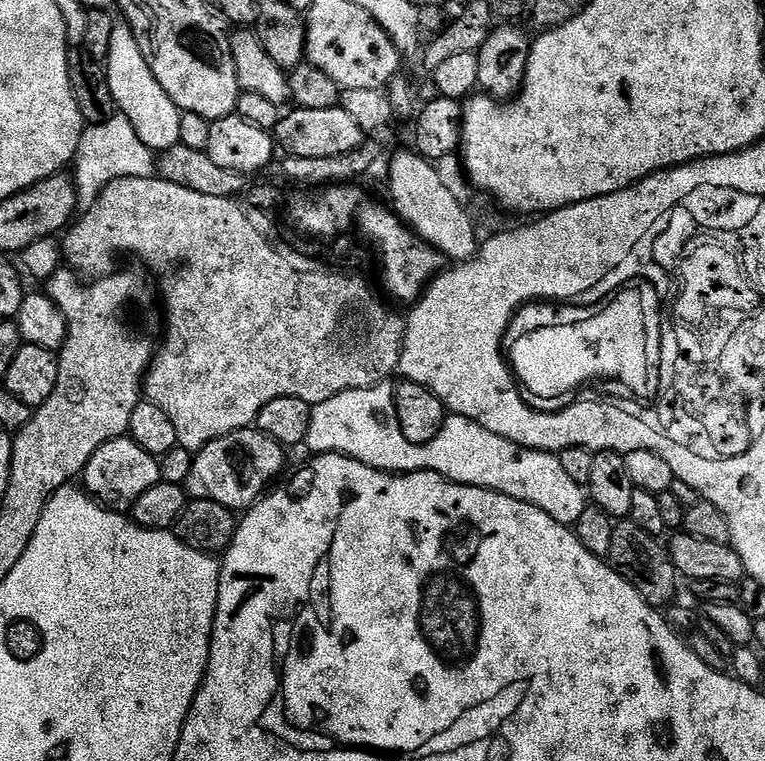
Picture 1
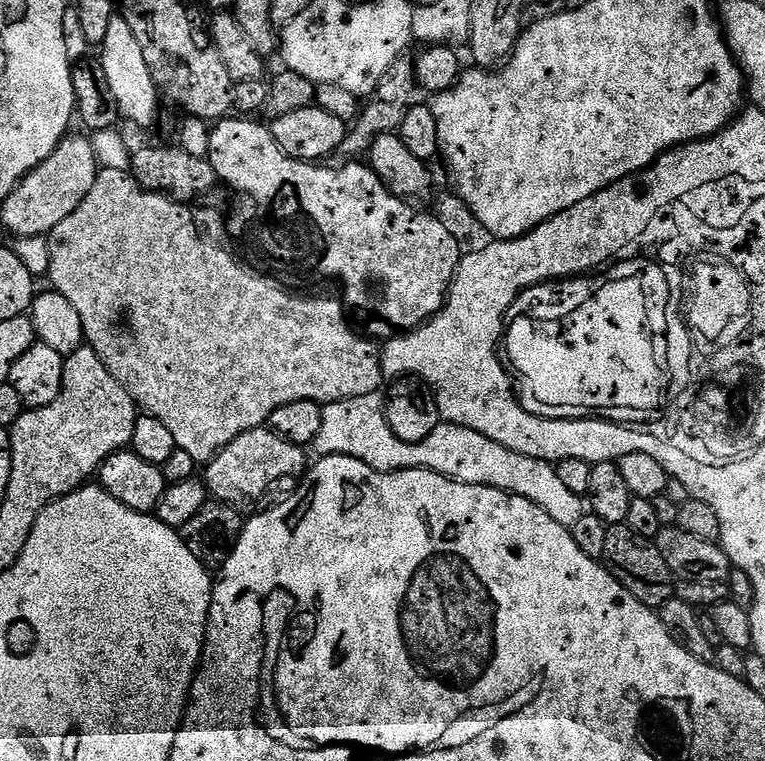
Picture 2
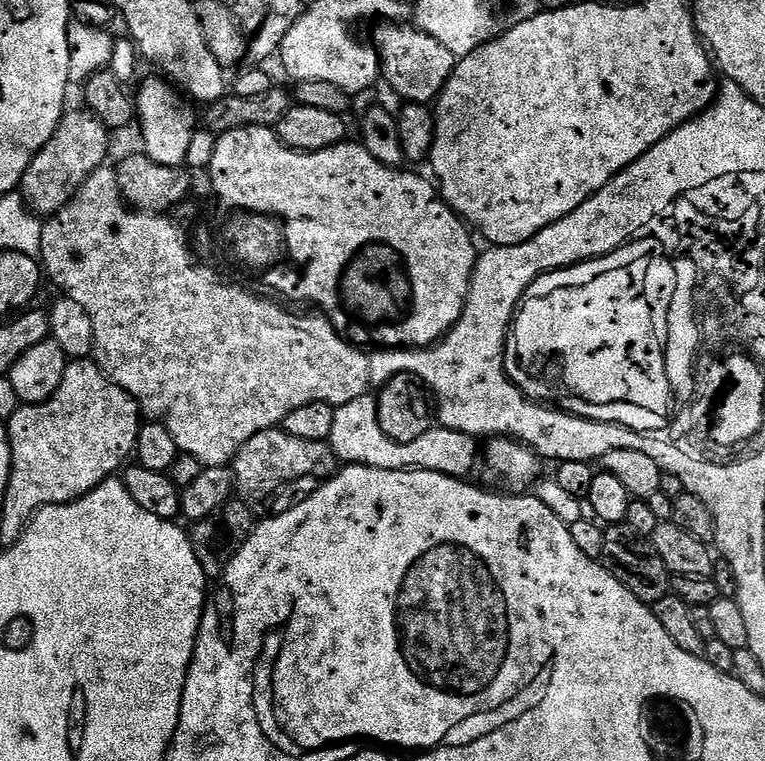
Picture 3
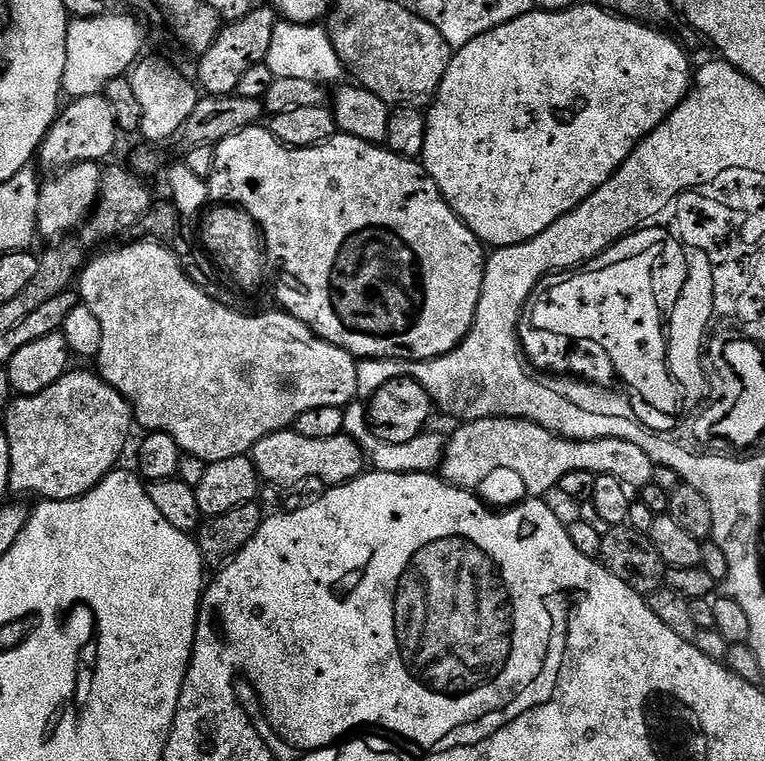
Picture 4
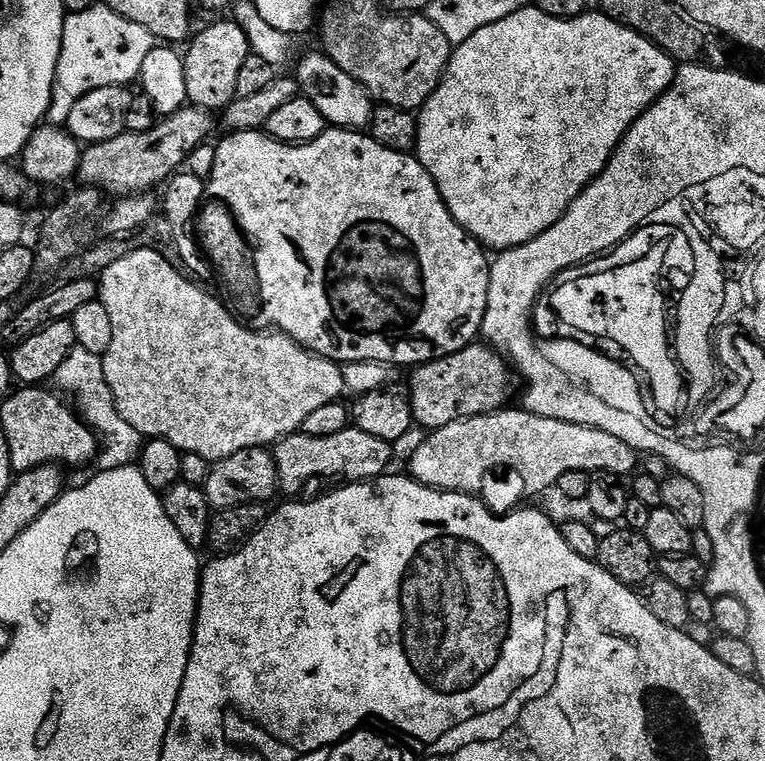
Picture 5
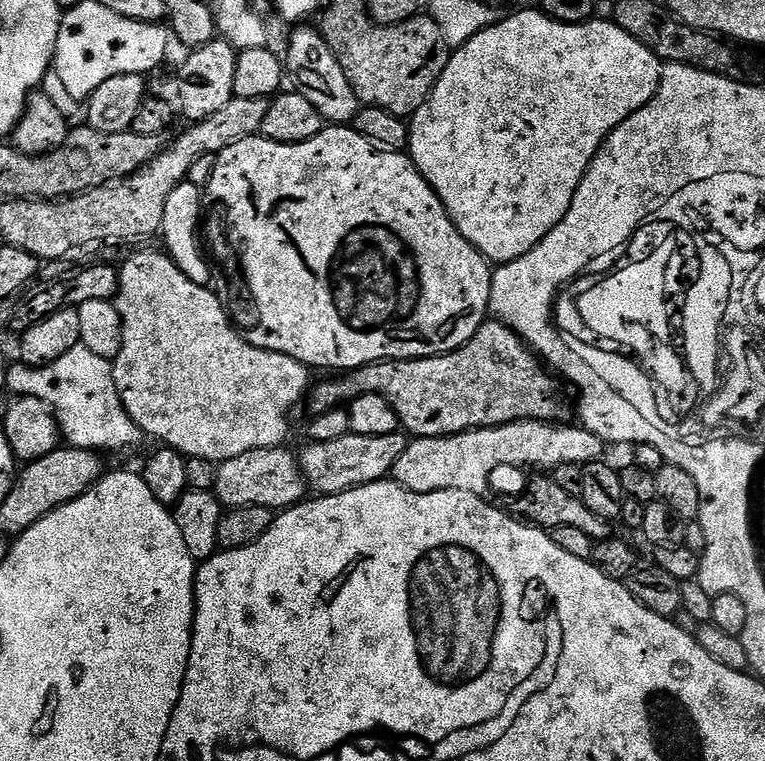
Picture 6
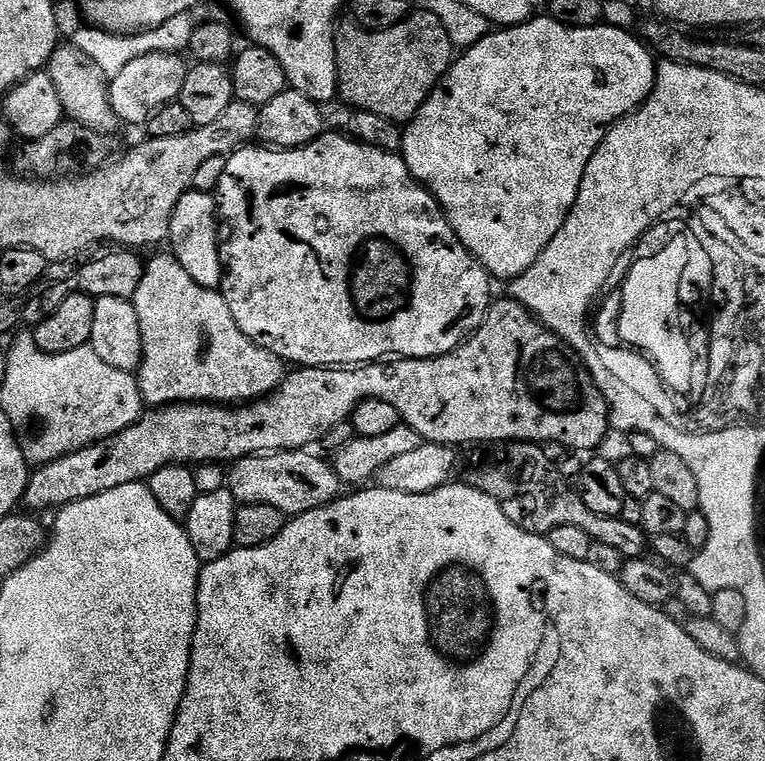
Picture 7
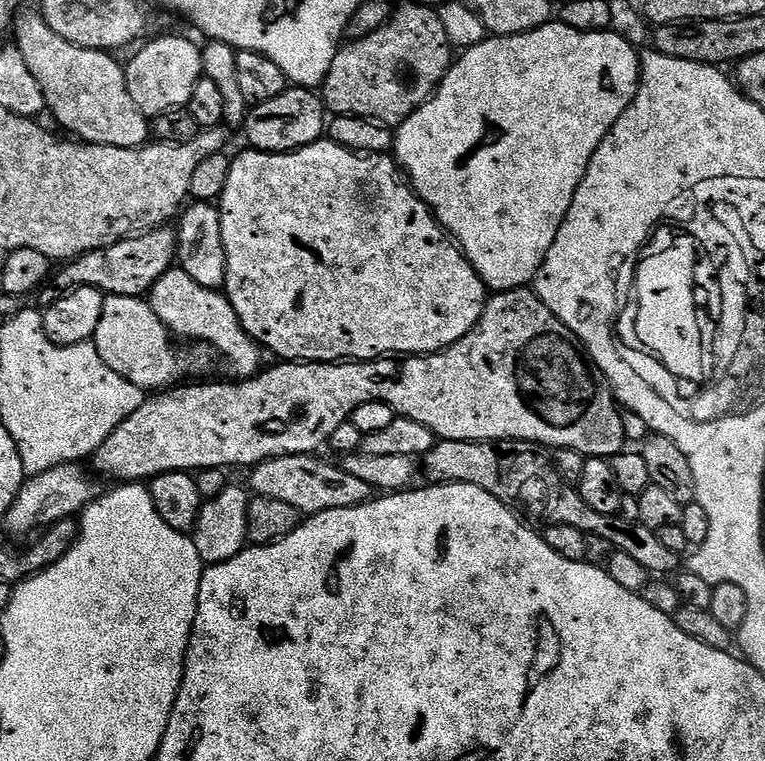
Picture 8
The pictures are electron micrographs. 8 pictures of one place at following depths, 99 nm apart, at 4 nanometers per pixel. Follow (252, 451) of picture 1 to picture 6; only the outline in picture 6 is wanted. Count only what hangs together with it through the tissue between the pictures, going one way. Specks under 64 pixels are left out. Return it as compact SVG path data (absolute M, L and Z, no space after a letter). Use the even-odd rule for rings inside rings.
M403 431L382 434L382 438L366 438L349 434L342 438L334 438L334 442L309 443L308 449L304 453L301 451L298 459L309 489L321 496L333 496L351 488L366 486L376 480L385 479L391 473L394 462L402 458L409 442L409 437Z

